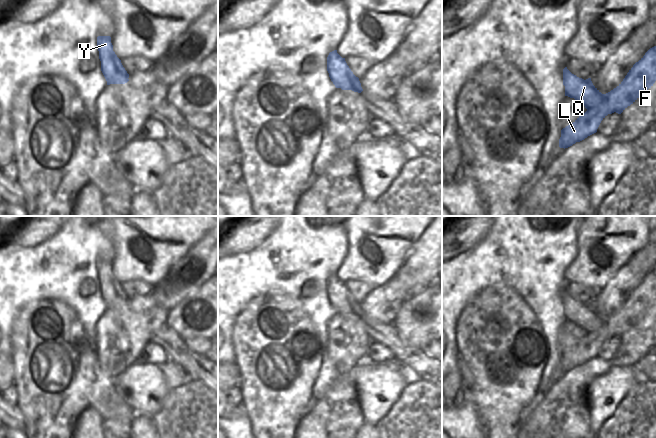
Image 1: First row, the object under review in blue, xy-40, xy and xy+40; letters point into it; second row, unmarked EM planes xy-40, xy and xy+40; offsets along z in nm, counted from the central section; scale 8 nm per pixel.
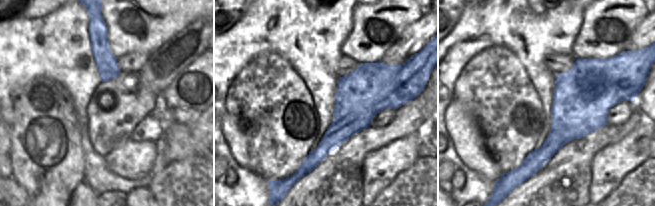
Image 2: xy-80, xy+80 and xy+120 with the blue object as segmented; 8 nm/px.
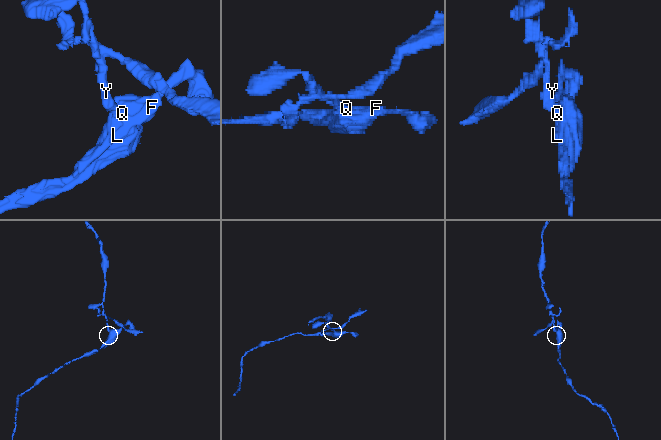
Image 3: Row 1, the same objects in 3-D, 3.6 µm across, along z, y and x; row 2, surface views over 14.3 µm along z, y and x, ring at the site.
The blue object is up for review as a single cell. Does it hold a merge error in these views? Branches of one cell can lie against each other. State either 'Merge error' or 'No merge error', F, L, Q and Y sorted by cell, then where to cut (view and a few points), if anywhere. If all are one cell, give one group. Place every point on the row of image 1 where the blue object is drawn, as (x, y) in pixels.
Merge error. Groups: F L Q / Y. Split along xy+40 (578, 77), (570, 80), (565, 88)

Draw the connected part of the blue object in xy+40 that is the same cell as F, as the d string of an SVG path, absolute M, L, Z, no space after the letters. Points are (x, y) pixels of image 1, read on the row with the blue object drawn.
M656 46L650 48L645 55L629 70L623 81L613 90L602 94L592 83L591 78L586 80L576 78L570 80L565 88L565 96L580 102L587 111L579 116L572 124L561 130L559 139L560 148L568 148L597 132L601 121L614 112L621 114L628 106L633 104L656 81Z

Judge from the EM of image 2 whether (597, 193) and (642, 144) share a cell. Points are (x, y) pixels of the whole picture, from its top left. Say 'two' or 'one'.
one

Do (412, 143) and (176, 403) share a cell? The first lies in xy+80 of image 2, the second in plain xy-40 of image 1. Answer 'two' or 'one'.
two

